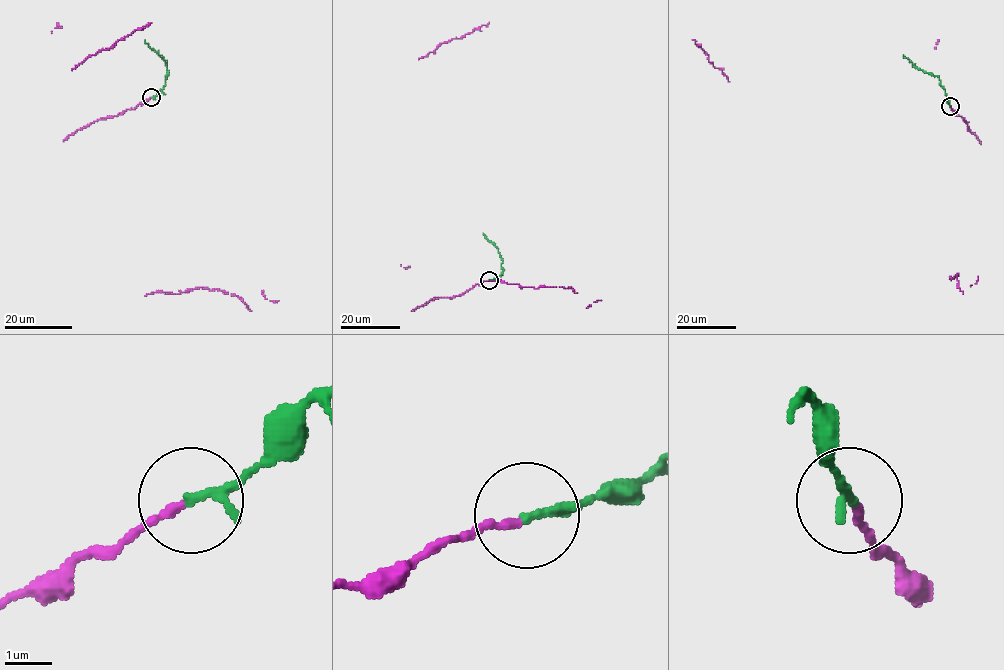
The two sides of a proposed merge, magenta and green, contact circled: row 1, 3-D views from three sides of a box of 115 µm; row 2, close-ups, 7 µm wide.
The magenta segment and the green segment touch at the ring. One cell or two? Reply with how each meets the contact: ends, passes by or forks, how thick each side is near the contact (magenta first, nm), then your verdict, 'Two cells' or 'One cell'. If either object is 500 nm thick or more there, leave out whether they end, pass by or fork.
At the ring magenta ends. At the ring green passes by. Thickness 170 nm (magenta) against 140 nm. Two cells

